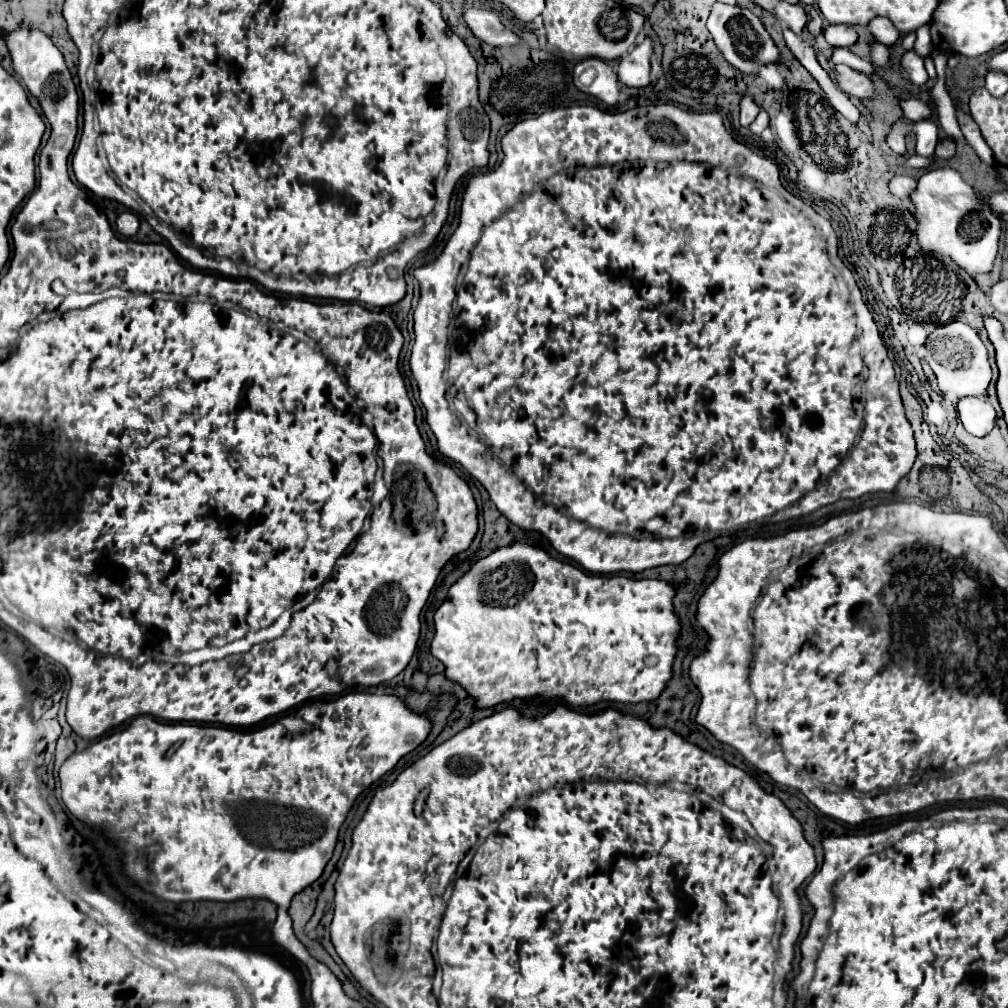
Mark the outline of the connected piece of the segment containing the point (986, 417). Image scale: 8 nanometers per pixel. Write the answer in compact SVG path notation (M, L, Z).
M968 396L956 404L964 428L972 436L986 436L994 428L996 412L984 396Z

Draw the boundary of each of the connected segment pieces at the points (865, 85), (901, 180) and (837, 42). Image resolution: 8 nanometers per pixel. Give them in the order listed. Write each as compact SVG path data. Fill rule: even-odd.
M838 64L836 66L836 80L840 84L840 88L850 94L850 96L858 96L858 98L872 98L874 96L874 82L870 80L870 76L852 70L850 66Z
M896 174L892 180L890 180L890 192L902 200L906 200L910 196L910 192L916 188L916 180L910 178L910 176L902 176L902 174Z
M835 24L827 26L823 31L826 41L833 47L848 47L858 40L858 34L852 26Z

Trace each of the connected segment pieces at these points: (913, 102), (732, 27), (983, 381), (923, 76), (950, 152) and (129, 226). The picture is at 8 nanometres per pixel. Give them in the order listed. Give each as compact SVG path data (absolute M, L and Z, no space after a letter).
M904 98L900 100L900 108L902 108L903 116L908 118L911 122L916 122L916 120L922 120L926 116L930 116L930 106L916 100L916 98Z
M714 2L712 8L710 8L710 16L708 16L708 30L712 32L712 38L714 38L716 46L720 48L720 52L724 54L724 58L734 68L738 68L744 74L752 74L754 76L758 72L758 66L778 62L778 48L776 48L776 44L772 42L770 34L762 26L760 18L754 16L746 8Z
M958 320L950 324L942 324L926 338L926 350L928 350L926 362L936 374L942 392L984 392L986 394L986 388L992 378L992 370L988 364L986 346L982 344L974 328Z
M908 50L902 54L900 64L904 66L904 70L910 74L914 84L924 84L928 80L928 74L924 70L924 58L918 56L914 50Z
M942 138L936 146L936 156L950 160L954 156L954 140L952 138Z
M122 212L116 220L116 230L126 238L134 236L138 232L138 226L140 226L140 220L134 212Z

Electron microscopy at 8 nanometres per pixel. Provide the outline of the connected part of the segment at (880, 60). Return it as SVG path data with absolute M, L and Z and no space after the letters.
M876 42L872 46L872 64L878 68L886 68L886 62L888 62L888 50L884 44Z

